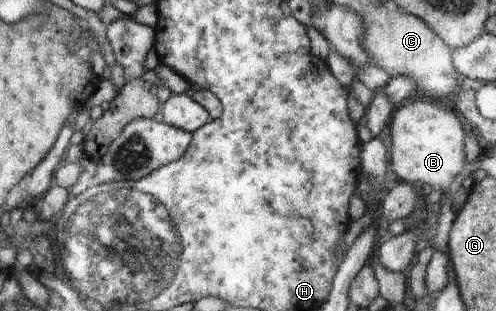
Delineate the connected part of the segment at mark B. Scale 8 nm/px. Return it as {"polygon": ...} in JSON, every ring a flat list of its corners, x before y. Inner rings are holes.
{"polygon":[[425,100,404,102,396,109,390,122,392,138,390,162,394,174,407,183,420,182,434,186,442,194,448,192,466,164,465,132,462,130,456,110,444,109]]}

